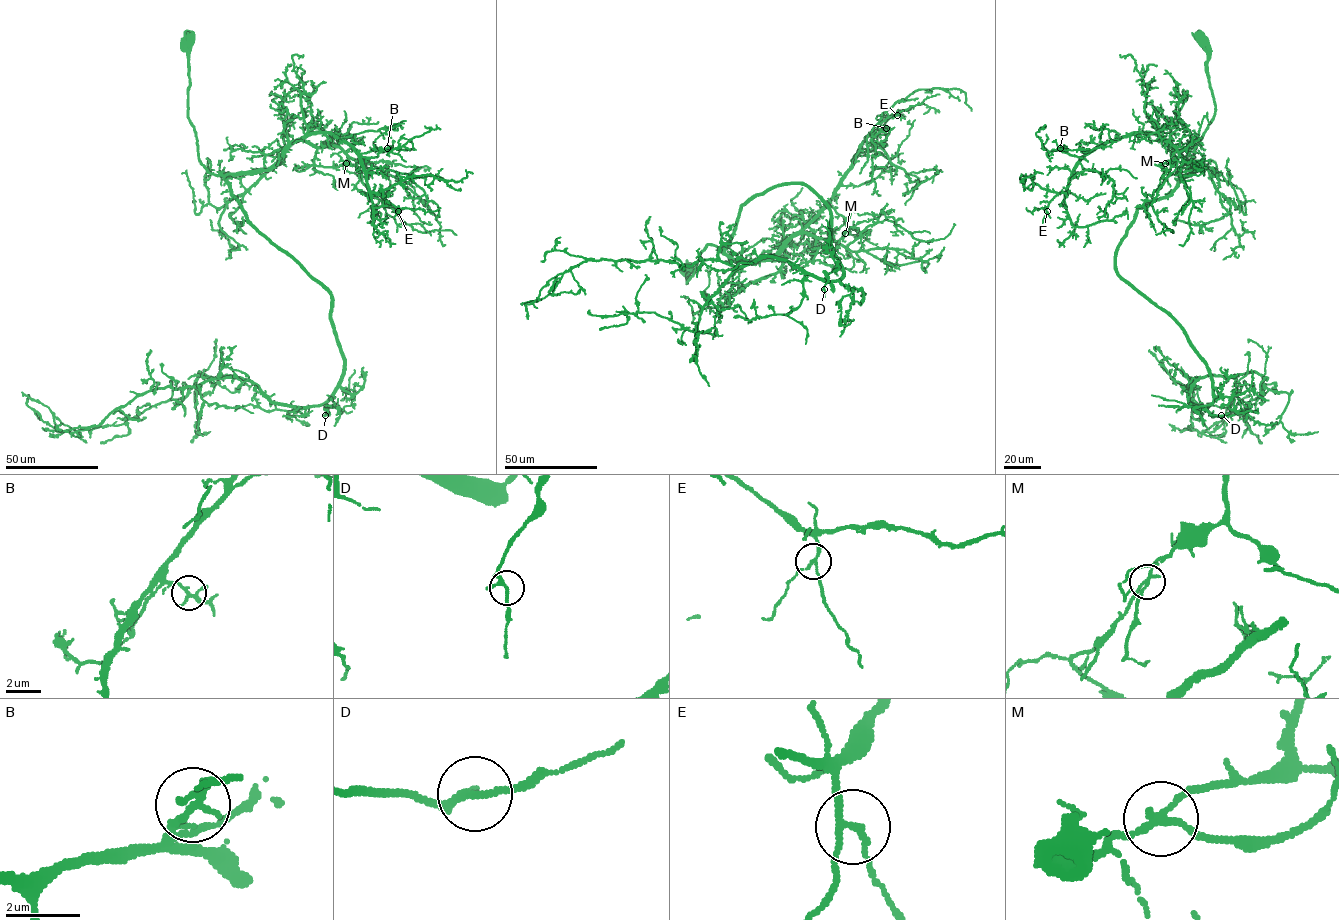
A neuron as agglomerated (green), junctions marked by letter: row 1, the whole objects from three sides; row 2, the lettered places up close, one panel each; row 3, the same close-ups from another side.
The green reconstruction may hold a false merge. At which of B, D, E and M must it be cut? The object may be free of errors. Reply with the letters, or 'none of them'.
M

